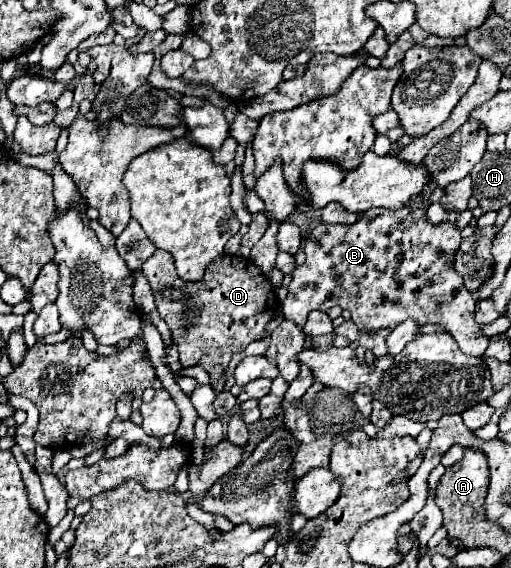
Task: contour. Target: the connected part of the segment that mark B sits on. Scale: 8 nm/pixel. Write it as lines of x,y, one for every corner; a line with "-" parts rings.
425,187
425,191
421,191
413,203
407,203
399,211
369,209
361,213
361,219
357,219
353,225
317,225
303,241
307,259
293,271
289,293
283,301
285,319
297,323
297,327
303,327
309,311
327,311
333,305
341,305
341,309
351,313
351,321
361,327
361,331
393,331
405,319
413,319
417,323
433,323
451,333
465,355
481,357
489,345
489,339
479,335
481,325
473,321
475,299
465,289
461,275
453,267
455,251
463,237
453,223
443,221
433,225
427,219
429,195
431,187

